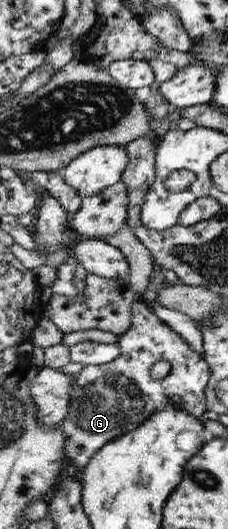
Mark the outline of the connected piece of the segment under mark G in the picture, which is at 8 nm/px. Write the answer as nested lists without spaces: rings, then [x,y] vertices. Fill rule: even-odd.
[[[145,300],[135,301],[133,314],[131,329],[117,334],[122,355],[109,364],[84,367],[73,389],[70,414],[63,423],[67,434],[66,452],[84,467],[105,446],[139,429],[169,404],[183,406],[183,411],[195,416],[204,416],[209,408],[206,394],[211,370],[206,356],[193,350],[185,336],[161,320]],[[161,360],[171,362],[171,371],[165,378],[154,380],[151,370]]]

